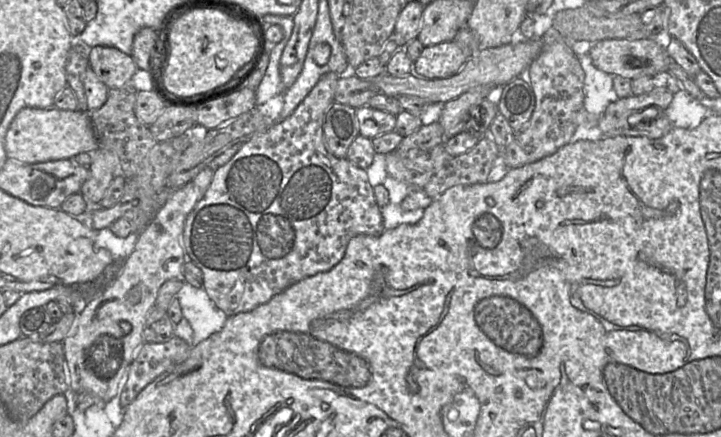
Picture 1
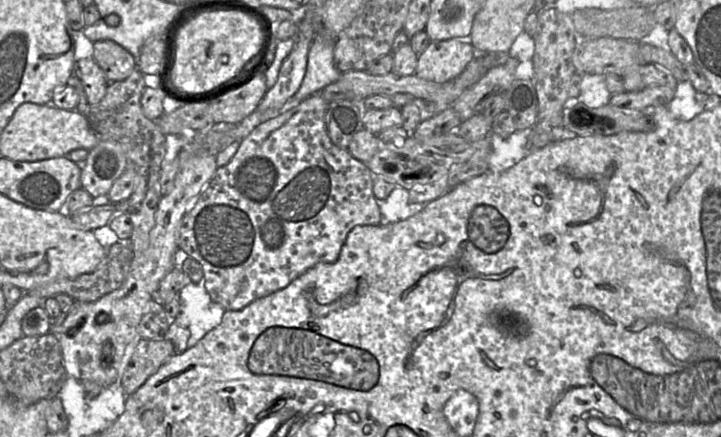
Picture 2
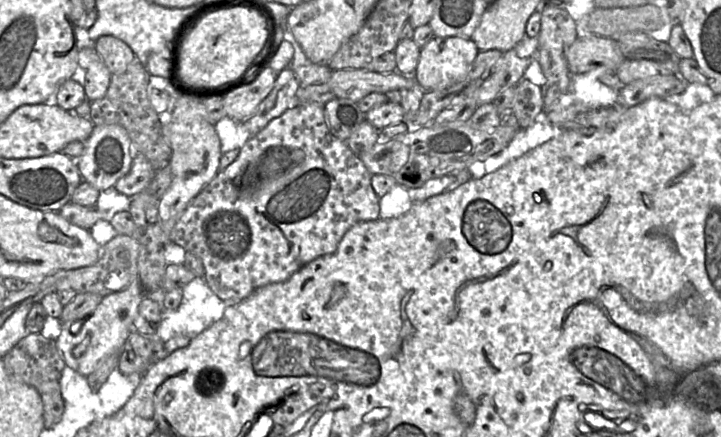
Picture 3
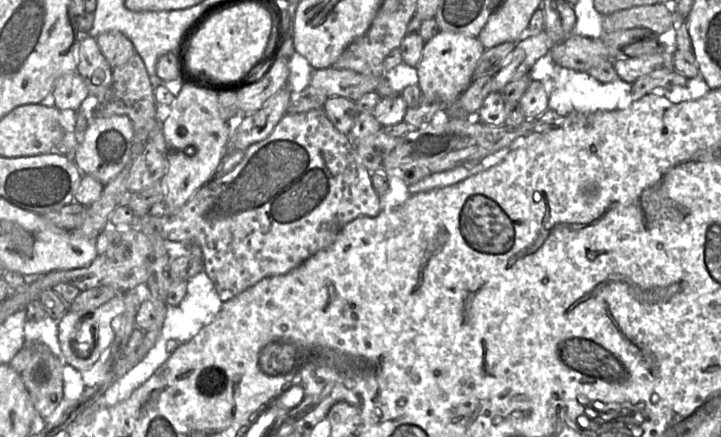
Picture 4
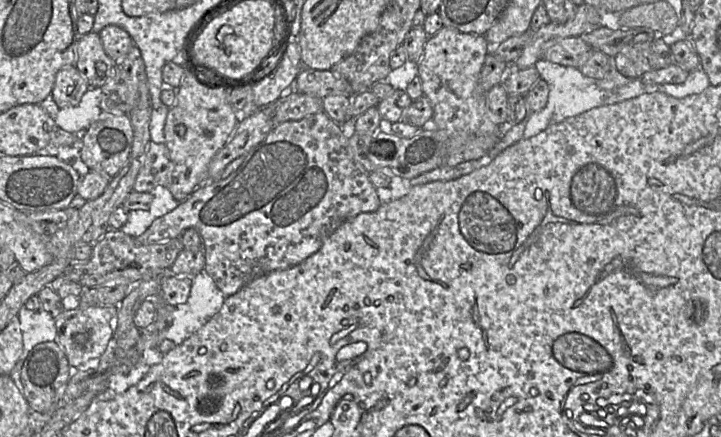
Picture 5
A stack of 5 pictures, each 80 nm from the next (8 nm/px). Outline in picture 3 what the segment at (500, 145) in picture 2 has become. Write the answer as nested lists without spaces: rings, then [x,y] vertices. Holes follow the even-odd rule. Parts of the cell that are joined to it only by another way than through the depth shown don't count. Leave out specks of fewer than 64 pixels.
[[[541,115],[531,126],[524,129],[520,128],[508,146],[502,151],[488,157],[484,161],[471,164],[468,169],[472,179],[480,179],[487,174],[497,171],[509,162],[551,140],[561,131],[568,130],[553,127]]]

